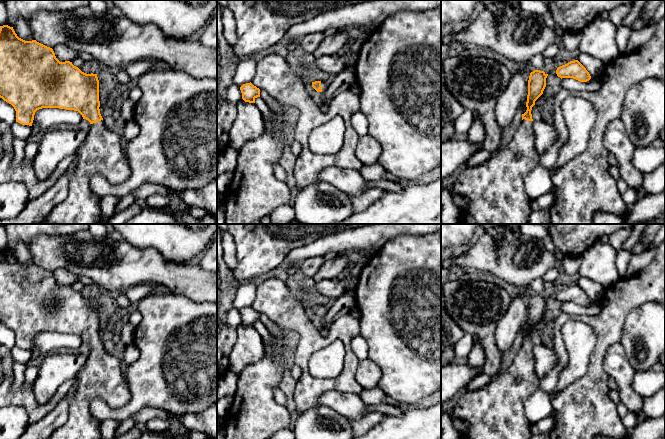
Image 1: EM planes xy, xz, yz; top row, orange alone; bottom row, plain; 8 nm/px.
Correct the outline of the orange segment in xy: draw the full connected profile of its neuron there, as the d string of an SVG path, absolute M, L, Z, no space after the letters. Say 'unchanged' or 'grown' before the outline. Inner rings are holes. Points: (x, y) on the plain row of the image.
grown; M0 250L0 322L11 328L16 335L16 346L32 350L35 336L42 332L59 332L78 335L83 343L90 346L91 351L85 367L78 373L77 389L70 400L68 420L52 433L48 439L102 439L101 421L90 412L93 399L102 399L110 408L119 409L129 403L131 392L123 372L123 363L103 347L100 338L99 304L97 298L86 298L72 286L60 286L52 272L36 264L25 265L17 260L13 251Z

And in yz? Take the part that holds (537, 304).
grown; M534 294L528 304L527 334L522 338L522 347L513 363L483 389L468 392L461 397L450 414L451 417L468 423L469 427L460 433L460 439L531 439L531 422L525 415L525 402L540 389L540 378L535 372L532 356L532 331L543 318L548 298Z

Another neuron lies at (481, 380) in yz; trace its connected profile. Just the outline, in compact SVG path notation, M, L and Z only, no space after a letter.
M482 372L478 374L471 382L466 386L465 390L468 392L474 392L483 389L491 382L491 376Z

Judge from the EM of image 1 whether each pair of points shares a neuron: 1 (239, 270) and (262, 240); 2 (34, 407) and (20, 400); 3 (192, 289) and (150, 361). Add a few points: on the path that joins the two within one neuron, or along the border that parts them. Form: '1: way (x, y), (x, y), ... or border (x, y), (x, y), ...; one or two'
1: way (246, 263), (262, 247); one
2: way (31, 405), (26, 400), (23, 400); one
3: border (171, 292), (186, 296), (196, 302), (206, 302); two

